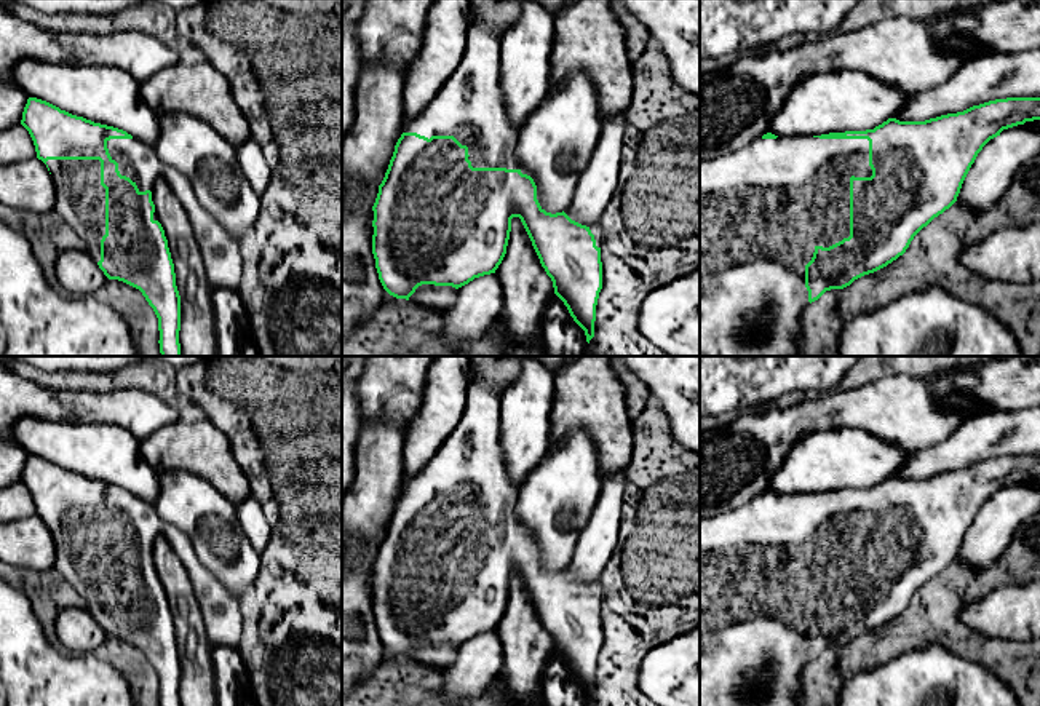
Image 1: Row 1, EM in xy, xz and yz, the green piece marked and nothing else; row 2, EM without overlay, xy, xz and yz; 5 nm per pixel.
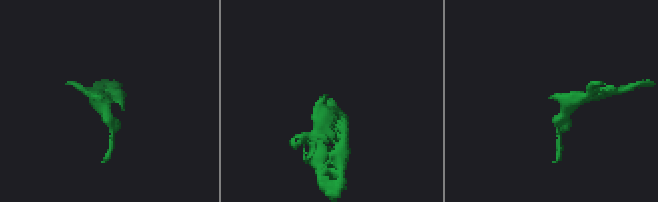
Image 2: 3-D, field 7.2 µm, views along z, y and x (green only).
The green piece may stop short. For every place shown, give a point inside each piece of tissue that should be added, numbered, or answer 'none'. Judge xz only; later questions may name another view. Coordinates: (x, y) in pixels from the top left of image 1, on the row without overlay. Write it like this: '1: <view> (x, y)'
1: xz (468, 464)

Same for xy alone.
1: xy (80, 558)

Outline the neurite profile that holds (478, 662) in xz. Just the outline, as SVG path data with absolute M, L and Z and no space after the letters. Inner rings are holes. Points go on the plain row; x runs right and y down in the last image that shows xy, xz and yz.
M495 631L457 647L455 661L443 672L443 696L451 706L478 698L503 668L503 645Z

